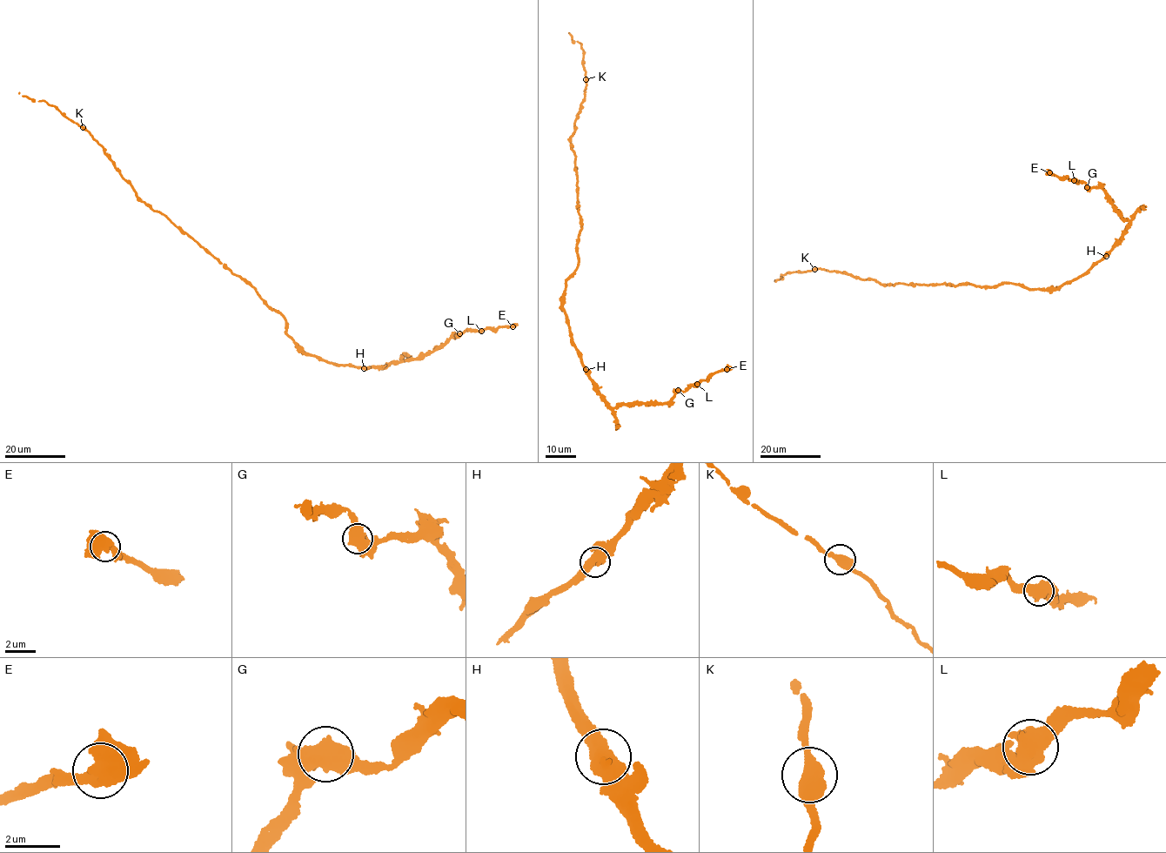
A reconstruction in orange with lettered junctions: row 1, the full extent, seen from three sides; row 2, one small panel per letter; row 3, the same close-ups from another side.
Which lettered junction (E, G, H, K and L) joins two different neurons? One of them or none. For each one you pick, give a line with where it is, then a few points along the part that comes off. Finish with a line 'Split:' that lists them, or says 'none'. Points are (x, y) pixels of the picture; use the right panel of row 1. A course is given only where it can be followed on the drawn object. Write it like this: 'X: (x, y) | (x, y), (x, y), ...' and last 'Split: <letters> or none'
Split: none

